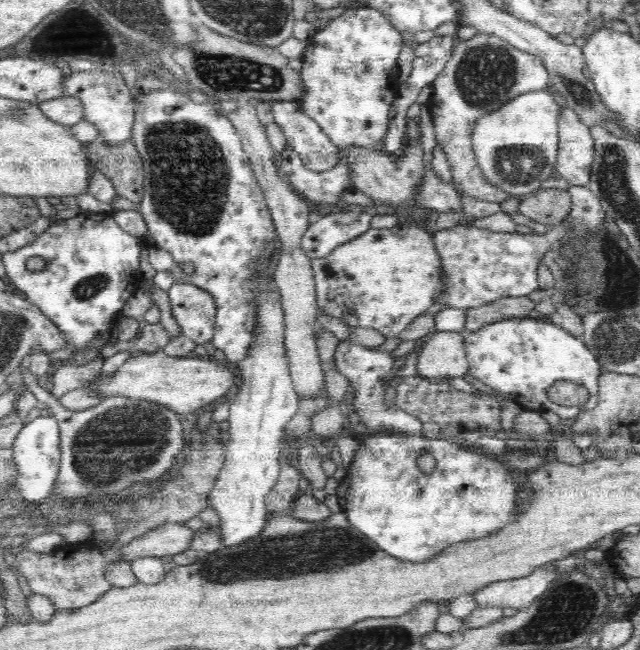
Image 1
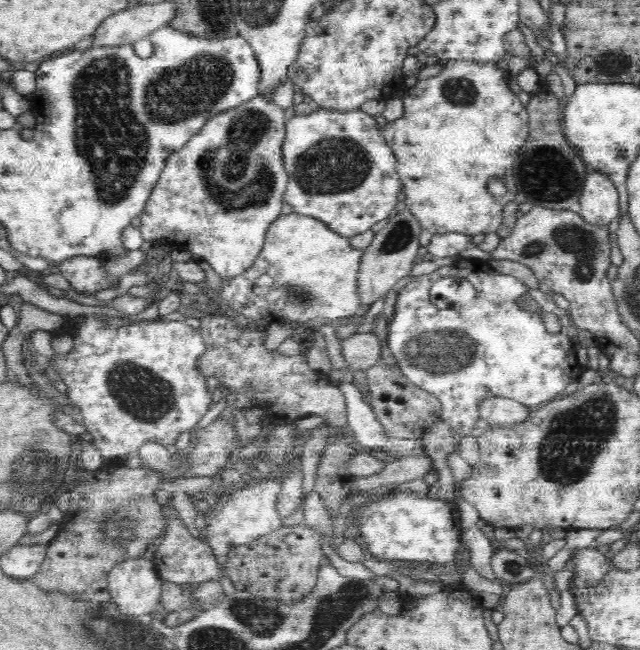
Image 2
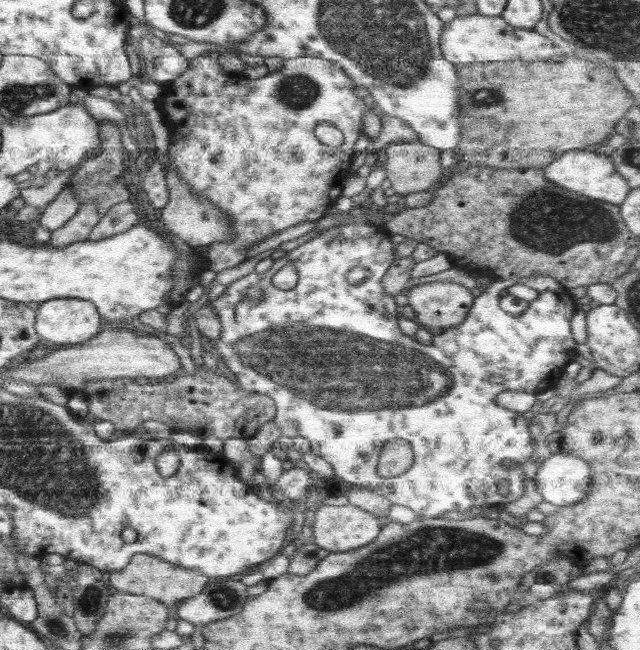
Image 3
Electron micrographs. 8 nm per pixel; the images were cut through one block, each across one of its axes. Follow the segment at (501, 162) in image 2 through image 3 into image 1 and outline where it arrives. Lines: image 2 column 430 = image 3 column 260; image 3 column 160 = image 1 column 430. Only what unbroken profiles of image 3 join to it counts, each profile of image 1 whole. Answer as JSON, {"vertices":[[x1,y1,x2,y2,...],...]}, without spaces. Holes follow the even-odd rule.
{"vertices":[[478,33,470,40,459,41,444,71,431,83,433,92,426,103,434,121,436,142,446,155,452,173,451,184,461,196,502,203,510,196,482,175,472,149,471,135,478,118,496,112,506,101,525,92,546,89,550,84,544,62,496,36],[504,100,504,102,488,102]]}

